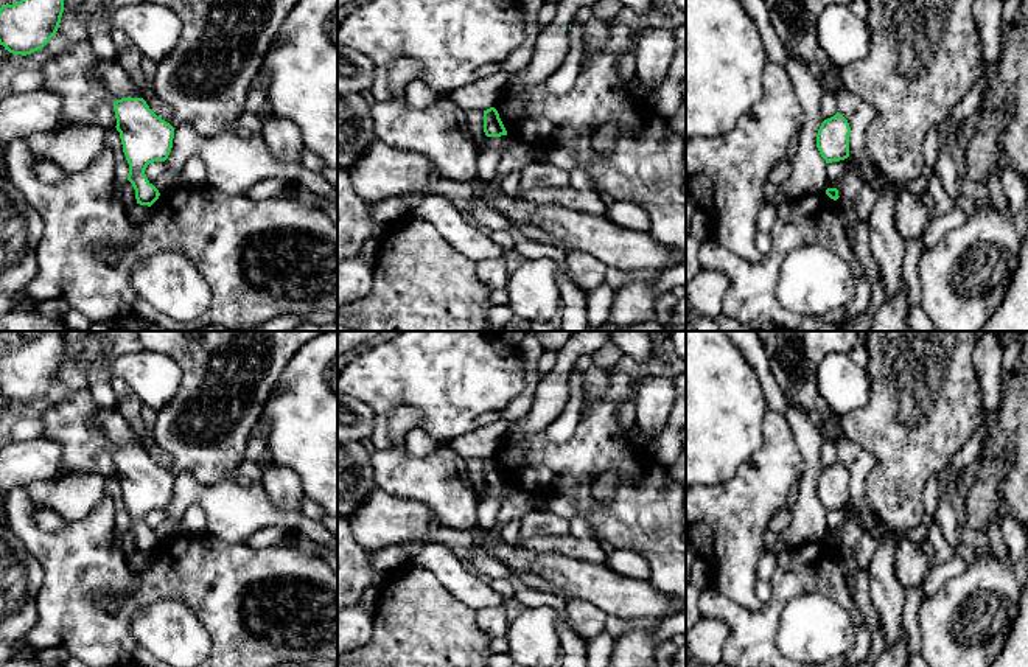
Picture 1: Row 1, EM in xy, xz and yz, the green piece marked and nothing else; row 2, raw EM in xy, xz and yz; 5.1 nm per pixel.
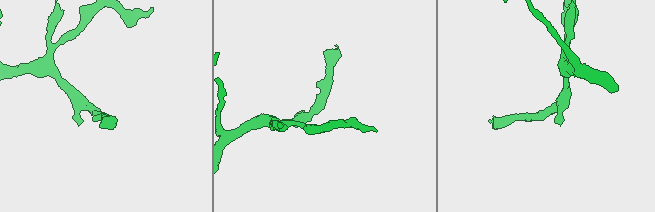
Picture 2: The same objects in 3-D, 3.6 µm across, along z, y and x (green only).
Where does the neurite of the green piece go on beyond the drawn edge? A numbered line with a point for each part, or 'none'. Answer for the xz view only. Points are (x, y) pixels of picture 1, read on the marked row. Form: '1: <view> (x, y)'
none

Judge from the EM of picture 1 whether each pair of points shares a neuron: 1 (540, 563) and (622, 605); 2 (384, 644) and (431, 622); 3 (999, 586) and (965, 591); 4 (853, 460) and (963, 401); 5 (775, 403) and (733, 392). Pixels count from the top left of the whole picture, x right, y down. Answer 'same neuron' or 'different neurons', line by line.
1: same neuron
2: same neuron
3: same neuron
4: different neurons
5: different neurons

